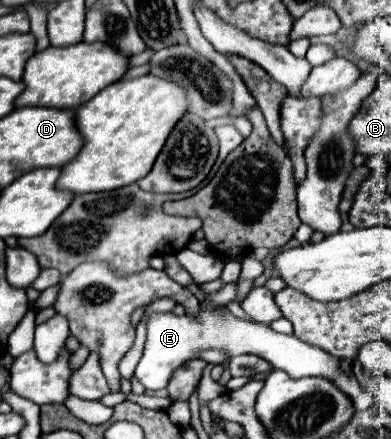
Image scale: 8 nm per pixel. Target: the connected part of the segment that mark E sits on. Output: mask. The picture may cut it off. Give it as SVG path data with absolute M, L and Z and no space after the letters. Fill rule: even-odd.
M200 306L200 318L190 320L190 316L174 316L172 312L166 314L152 314L148 320L148 340L144 346L144 354L140 358L140 364L136 366L138 380L146 386L146 390L162 390L166 388L172 372L182 366L186 360L196 358L200 350L206 348L222 348L230 356L240 354L254 354L262 356L270 362L270 366L284 370L292 378L304 378L304 376L322 376L328 380L336 380L338 372L342 372L344 360L338 360L330 356L328 352L322 352L322 348L314 348L296 336L286 336L274 332L266 324L246 322L232 314L216 314L218 306Z

